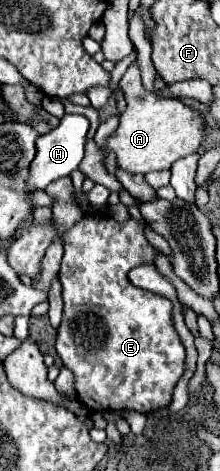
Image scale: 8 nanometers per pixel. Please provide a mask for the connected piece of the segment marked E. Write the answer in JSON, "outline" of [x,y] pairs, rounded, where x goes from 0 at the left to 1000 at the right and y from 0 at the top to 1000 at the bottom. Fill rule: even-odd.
{"outline":[[[382,456],[345,482],[291,495],[291,546],[273,567],[291,669],[264,694],[255,745],[300,783],[345,800],[355,847],[409,873],[482,868],[609,868],[664,877],[736,860],[782,856],[782,830],[809,805],[836,796],[845,741],[791,699],[782,639],[691,618],[609,609],[582,592],[582,575],[627,563],[700,563],[709,529],[655,499],[655,473],[627,465],[573,465],[564,473],[491,456]]]}

